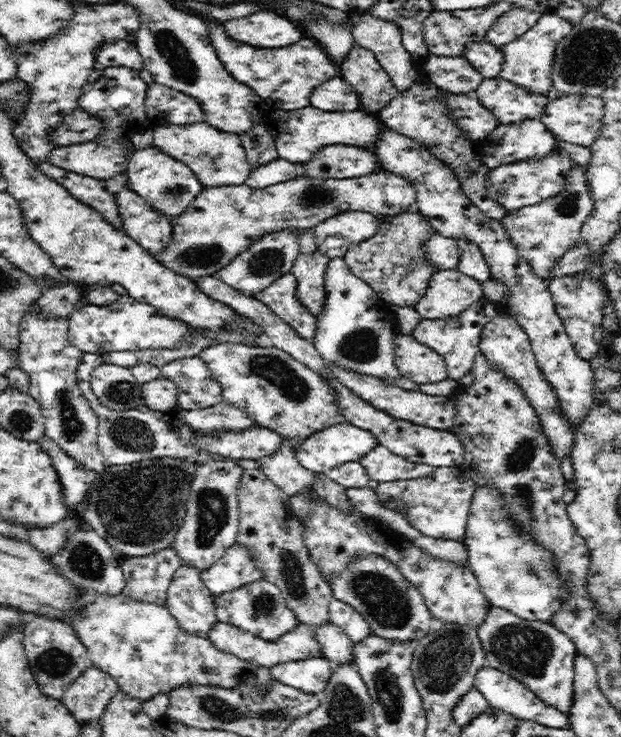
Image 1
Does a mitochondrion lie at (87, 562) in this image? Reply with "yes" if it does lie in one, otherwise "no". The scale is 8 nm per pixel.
yes

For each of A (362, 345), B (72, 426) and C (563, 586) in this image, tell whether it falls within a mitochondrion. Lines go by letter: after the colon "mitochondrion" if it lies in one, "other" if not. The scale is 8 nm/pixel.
A: mitochondrion
B: mitochondrion
C: other

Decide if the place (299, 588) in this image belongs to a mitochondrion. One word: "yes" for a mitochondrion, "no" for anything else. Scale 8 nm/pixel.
yes

